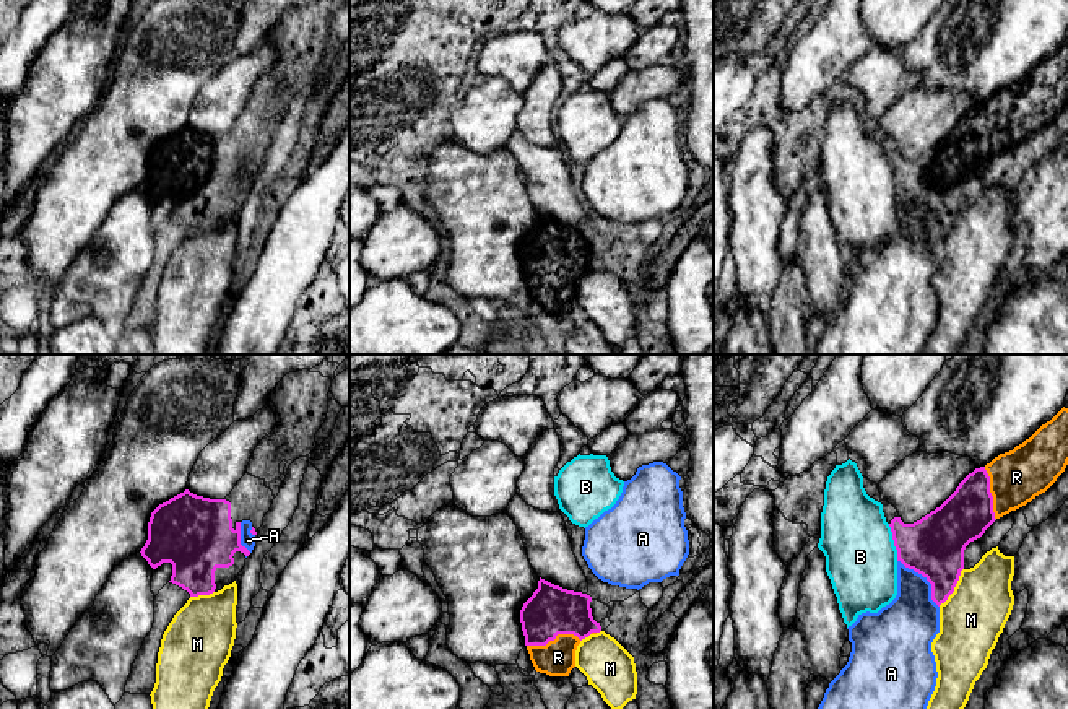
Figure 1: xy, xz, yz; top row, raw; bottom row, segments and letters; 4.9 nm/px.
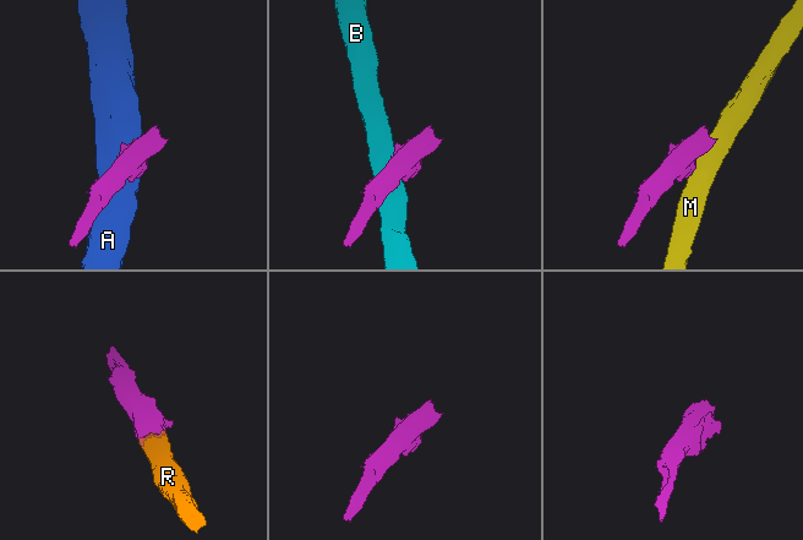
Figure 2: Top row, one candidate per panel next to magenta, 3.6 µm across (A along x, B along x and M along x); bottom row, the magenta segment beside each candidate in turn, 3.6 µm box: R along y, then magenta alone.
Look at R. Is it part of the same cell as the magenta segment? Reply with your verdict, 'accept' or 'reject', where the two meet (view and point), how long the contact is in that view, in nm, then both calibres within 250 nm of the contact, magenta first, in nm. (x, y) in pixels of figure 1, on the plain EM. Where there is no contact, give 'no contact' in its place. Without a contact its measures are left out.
accept; contact xz (553, 275); length 280 nm; calibres 240 and 180 nm

